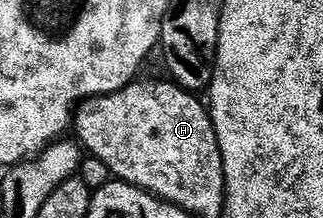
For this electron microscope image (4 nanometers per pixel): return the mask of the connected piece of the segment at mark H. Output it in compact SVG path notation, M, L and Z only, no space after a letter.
M171 83L164 88L135 86L110 98L90 101L83 120L83 144L115 175L112 177L116 181L149 190L159 188L159 192L168 192L182 202L183 184L187 188L224 184L223 155L204 101L202 104L195 97L198 95Z

